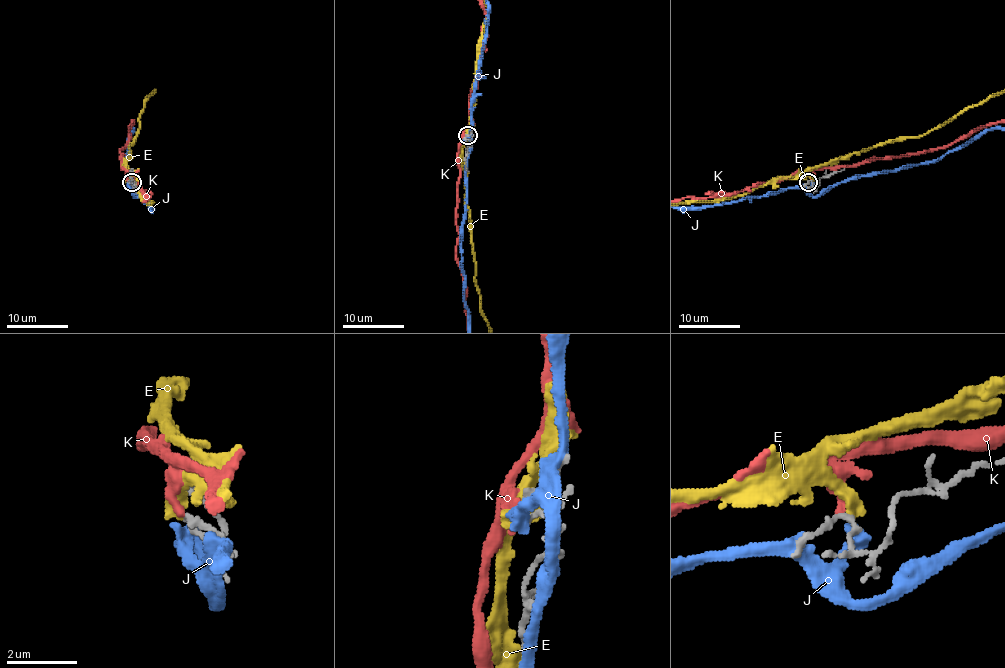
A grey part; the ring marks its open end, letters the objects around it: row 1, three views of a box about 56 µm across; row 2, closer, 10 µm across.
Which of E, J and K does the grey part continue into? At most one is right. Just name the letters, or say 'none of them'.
none of them

